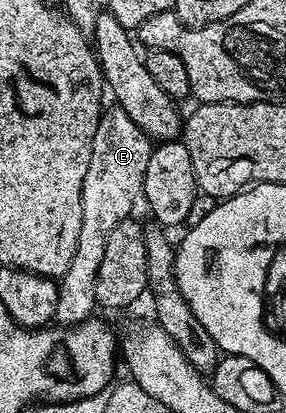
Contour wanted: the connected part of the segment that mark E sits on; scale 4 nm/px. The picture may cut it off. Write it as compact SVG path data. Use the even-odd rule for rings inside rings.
M113 105L112 110L105 109L98 120L98 128L94 132L94 144L90 152L90 165L86 167L86 180L82 180L82 232L78 232L78 248L74 248L74 260L70 260L70 268L66 268L63 278L59 279L60 299L56 309L55 321L61 327L76 326L80 322L93 317L97 309L96 301L96 277L98 276L98 264L102 264L102 252L106 248L106 240L118 224L122 224L133 217L132 209L136 201L141 201L144 193L144 181L146 180L146 164L150 164L150 156L154 149L153 139L122 112L122 108Z

